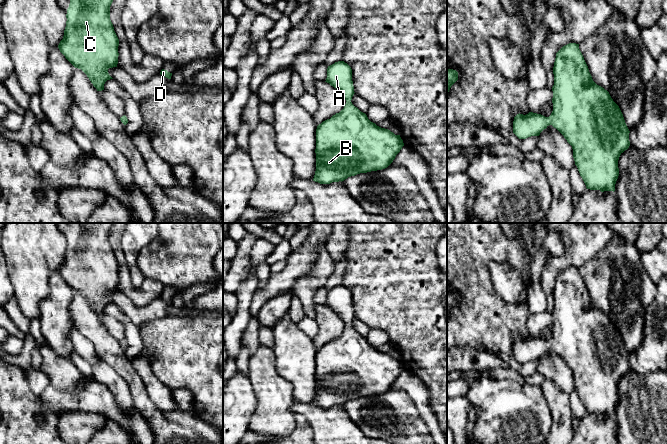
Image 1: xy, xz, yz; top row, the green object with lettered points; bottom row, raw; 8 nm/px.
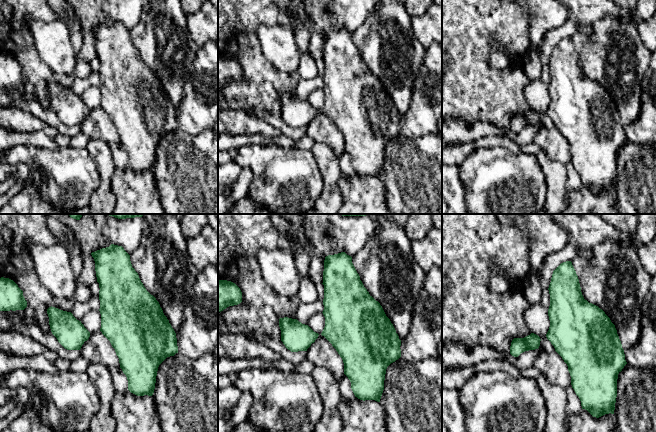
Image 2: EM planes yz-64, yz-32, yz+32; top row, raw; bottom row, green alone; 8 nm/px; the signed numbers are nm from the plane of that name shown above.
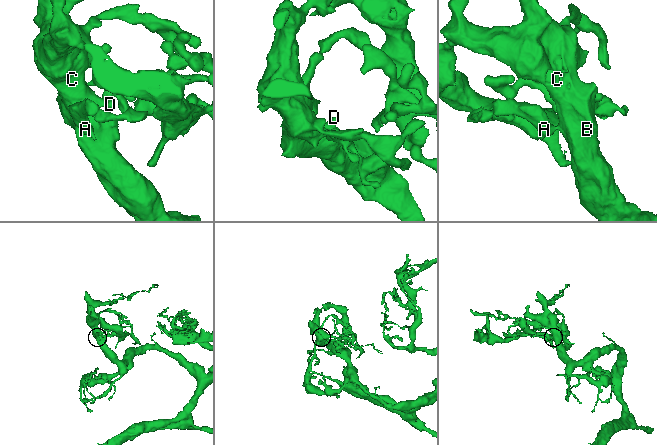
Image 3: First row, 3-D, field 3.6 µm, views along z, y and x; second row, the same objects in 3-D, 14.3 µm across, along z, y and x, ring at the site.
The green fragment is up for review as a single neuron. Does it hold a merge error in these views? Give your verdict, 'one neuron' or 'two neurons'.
one neuron

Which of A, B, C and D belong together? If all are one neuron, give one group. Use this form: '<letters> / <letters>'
A B C D

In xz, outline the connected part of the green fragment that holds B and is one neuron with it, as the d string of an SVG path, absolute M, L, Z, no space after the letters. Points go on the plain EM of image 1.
M338 285L328 290L326 305L336 312L346 324L344 332L333 339L330 343L323 345L316 353L316 395L313 405L320 408L330 408L332 406L344 405L348 401L360 397L367 397L387 392L395 383L396 379L404 370L400 359L395 359L388 353L381 352L371 346L367 339L355 331L351 324L354 319L354 310L352 305L352 293L344 285Z

